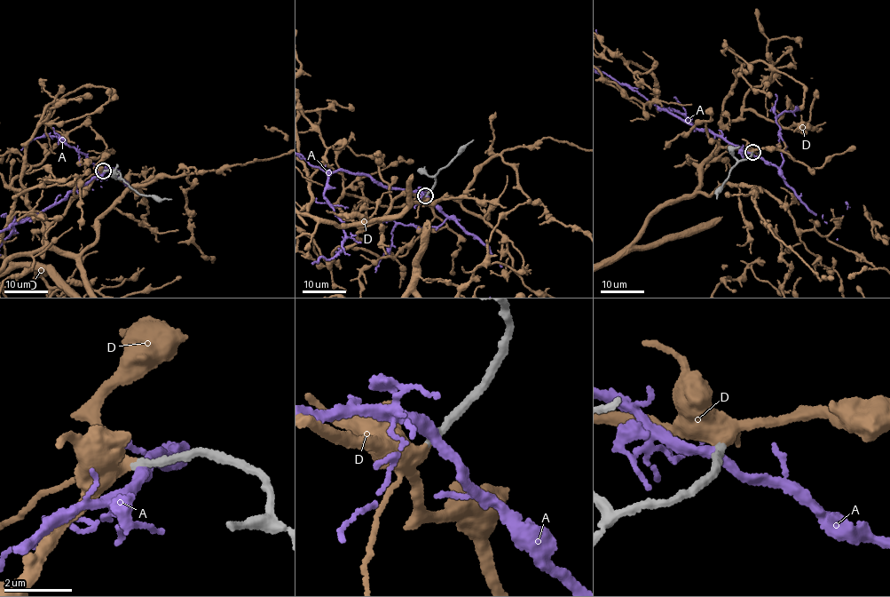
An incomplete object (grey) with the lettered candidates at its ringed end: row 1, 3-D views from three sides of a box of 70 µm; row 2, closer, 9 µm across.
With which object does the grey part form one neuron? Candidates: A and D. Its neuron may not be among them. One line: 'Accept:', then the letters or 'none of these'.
Accept: D

